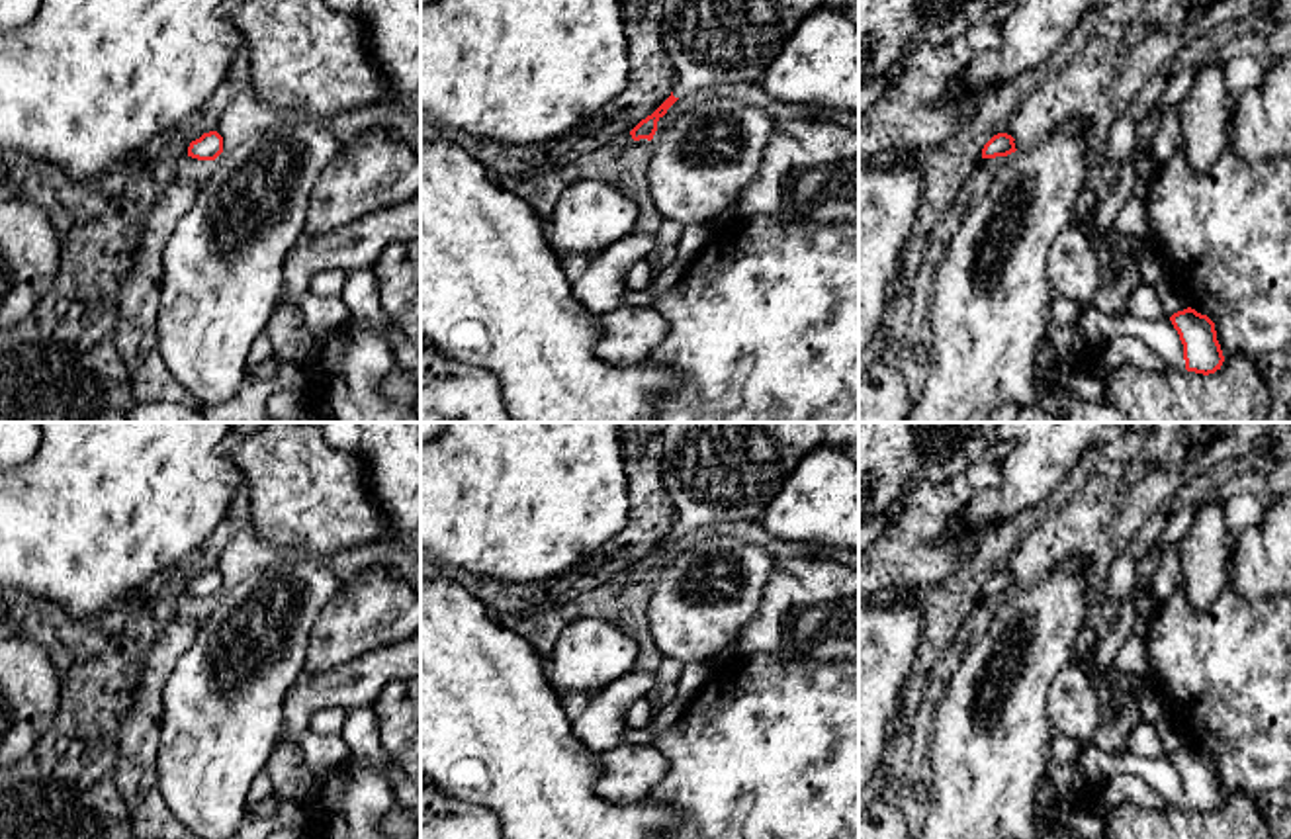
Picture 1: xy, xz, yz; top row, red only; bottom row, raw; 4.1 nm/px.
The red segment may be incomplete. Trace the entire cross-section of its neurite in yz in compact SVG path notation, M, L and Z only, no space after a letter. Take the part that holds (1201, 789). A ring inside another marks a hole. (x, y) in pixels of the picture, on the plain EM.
M1187 745L1170 755L1183 782L1185 808L1195 812L1215 812L1221 808L1224 794L1217 778L1215 761Z

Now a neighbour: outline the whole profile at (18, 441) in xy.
M0 422L0 467L20 469L41 444L37 422Z

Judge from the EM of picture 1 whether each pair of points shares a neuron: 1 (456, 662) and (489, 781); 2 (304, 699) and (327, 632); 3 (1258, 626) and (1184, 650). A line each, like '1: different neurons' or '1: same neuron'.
1: same neuron
2: different neurons
3: same neuron

